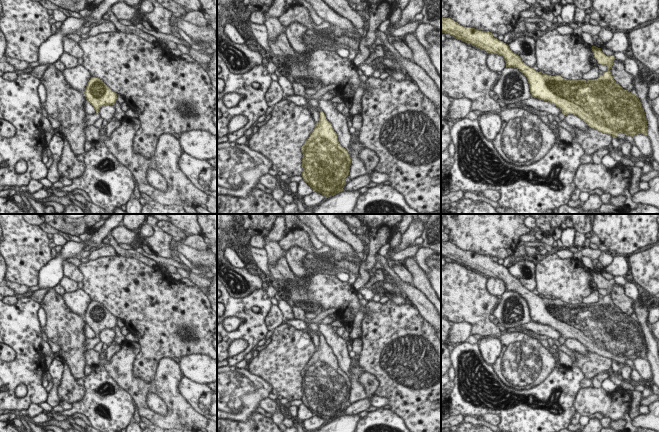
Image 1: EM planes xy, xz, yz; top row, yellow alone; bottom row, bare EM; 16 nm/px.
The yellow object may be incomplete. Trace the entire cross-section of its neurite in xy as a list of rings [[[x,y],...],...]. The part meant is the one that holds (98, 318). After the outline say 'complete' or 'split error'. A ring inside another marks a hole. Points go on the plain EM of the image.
[[[91,301],[87,307],[84,317],[86,324],[93,330],[96,337],[86,339],[85,350],[92,350],[99,342],[98,335],[104,329],[114,329],[117,323],[117,317],[110,313],[102,304]]]; split error

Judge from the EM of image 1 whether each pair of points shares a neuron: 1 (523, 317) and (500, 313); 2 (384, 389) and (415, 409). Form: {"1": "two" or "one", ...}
{"1": "one", "2": "one"}

